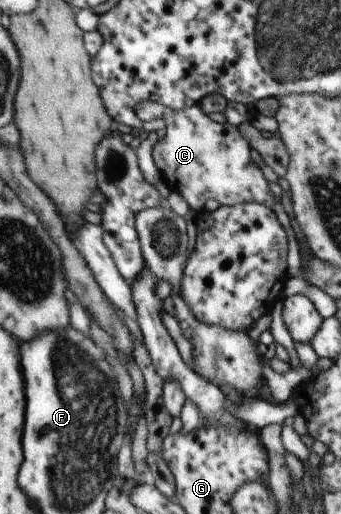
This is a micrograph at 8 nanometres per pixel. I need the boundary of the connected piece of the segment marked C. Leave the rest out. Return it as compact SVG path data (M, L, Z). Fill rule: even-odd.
M198 104L180 111L167 107L165 113L166 134L154 144L151 156L159 173L174 181L191 209L204 210L208 199L216 200L221 206L260 203L272 209L276 204L274 195L264 173L250 158L252 147L238 127L214 122Z

